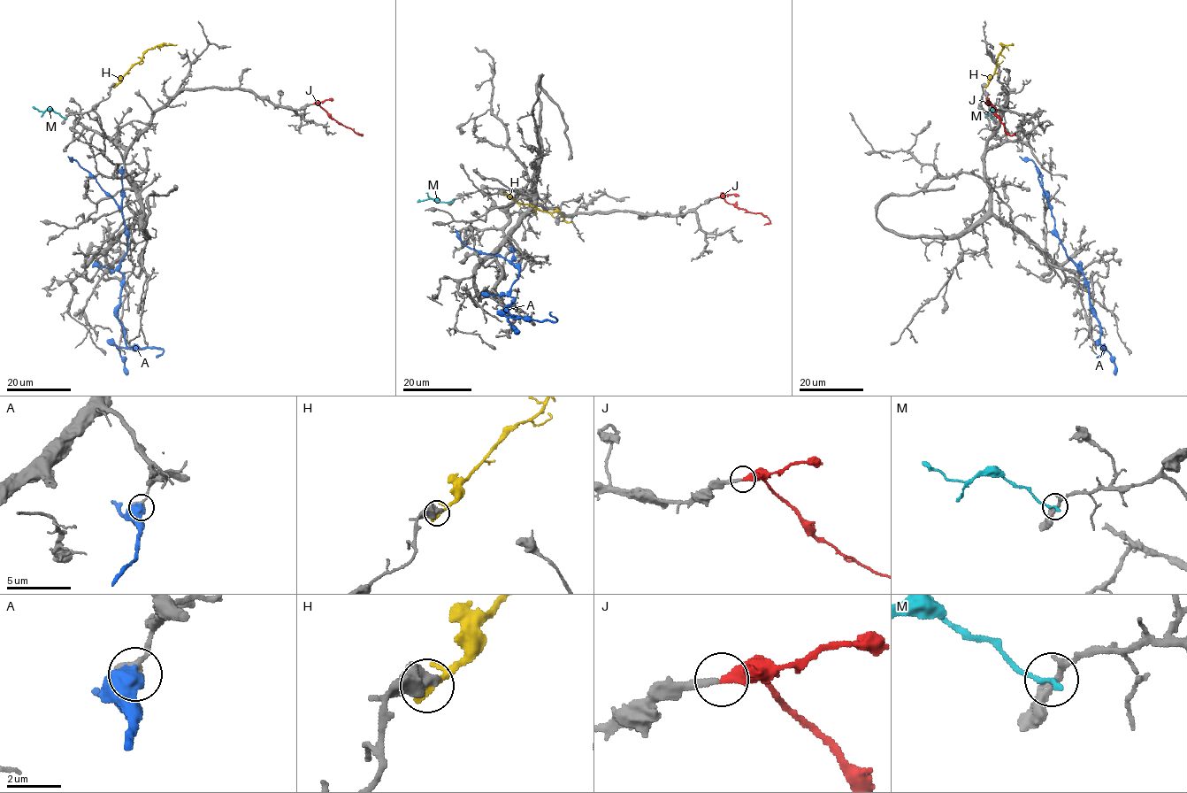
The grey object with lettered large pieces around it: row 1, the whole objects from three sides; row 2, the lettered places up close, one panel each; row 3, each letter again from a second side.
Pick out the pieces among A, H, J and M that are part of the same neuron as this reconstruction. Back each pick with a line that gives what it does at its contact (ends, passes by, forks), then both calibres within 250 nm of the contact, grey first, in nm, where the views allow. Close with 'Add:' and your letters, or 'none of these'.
J: It ends there. Thickness 220 nm (grey) against 380 nm
Add: J

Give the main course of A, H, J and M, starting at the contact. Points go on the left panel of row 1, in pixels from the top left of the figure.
A: (128, 232), (119, 270), (124, 284), (118, 319), (129, 347), (156, 347), (163, 352), (158, 357)
H: (115, 85), (148, 50), (156, 45), (177, 44)
J: (313, 103), (317, 103), (332, 119), (356, 133)
M: (65, 118), (52, 111), (38, 111), (33, 106)

